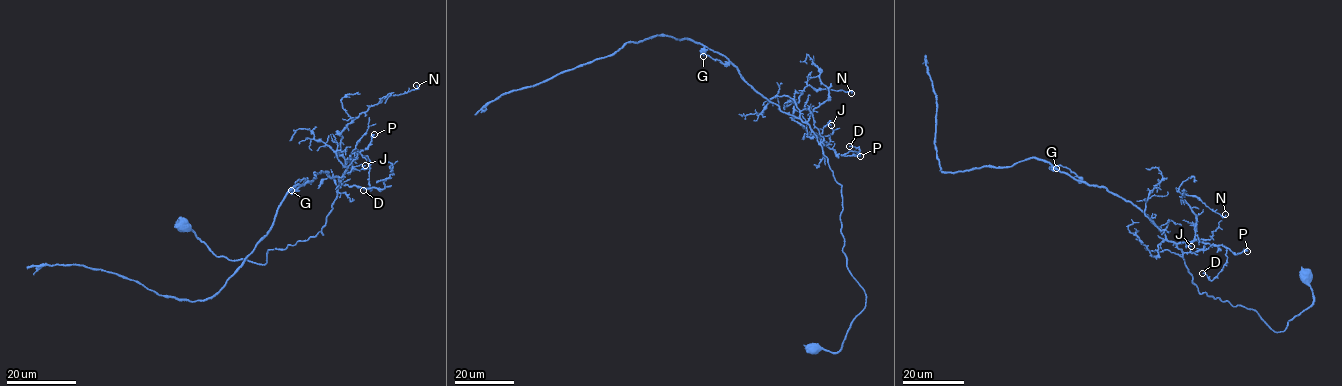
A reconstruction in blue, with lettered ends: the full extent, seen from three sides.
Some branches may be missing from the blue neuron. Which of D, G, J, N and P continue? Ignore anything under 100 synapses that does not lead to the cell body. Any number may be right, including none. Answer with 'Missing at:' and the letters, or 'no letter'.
Missing at: no letter

